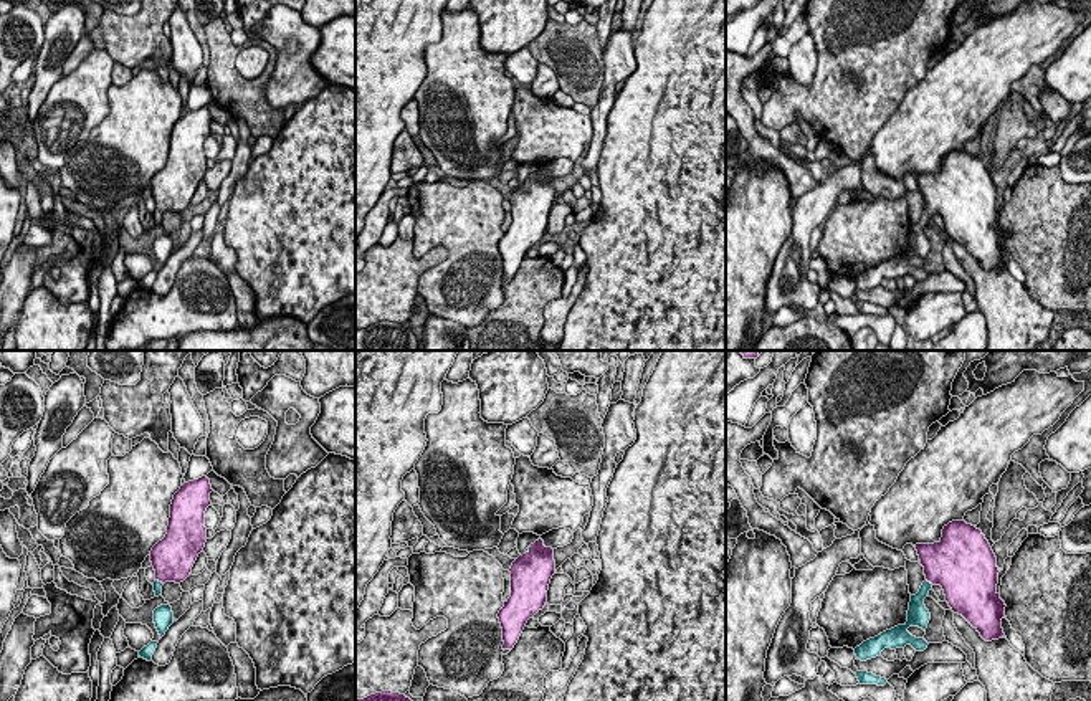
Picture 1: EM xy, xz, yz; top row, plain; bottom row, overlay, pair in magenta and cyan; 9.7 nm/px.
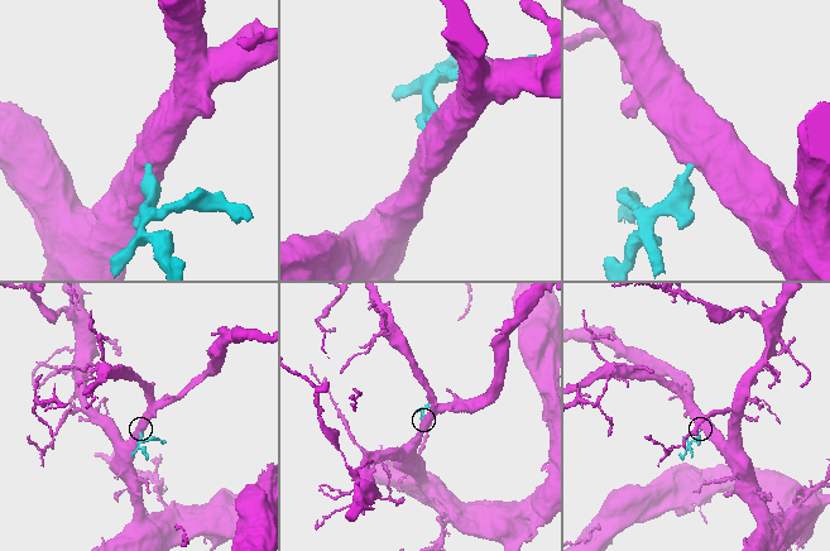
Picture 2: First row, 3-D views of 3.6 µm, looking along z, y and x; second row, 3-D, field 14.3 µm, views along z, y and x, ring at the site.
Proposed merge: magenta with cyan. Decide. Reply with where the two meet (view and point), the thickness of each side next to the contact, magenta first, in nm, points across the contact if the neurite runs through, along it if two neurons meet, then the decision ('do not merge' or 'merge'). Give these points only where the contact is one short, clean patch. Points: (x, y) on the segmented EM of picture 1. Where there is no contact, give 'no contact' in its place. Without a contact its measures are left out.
yz (929, 581) | 460/130 nm | across yz (949, 564), (929, 581), (916, 602) | merge

